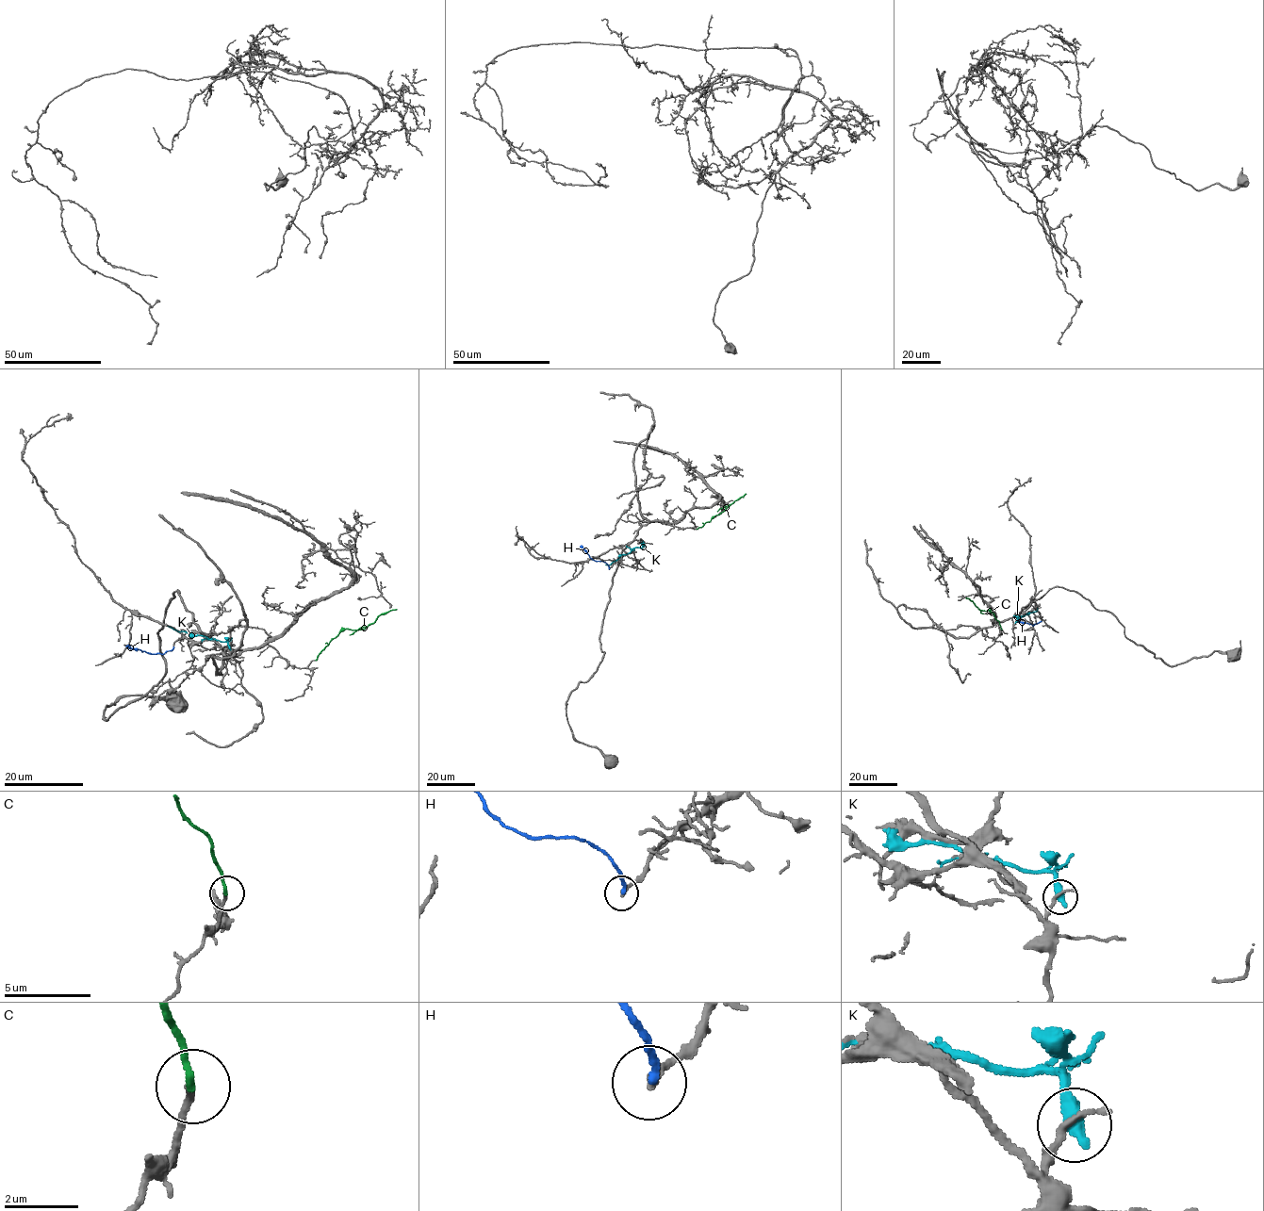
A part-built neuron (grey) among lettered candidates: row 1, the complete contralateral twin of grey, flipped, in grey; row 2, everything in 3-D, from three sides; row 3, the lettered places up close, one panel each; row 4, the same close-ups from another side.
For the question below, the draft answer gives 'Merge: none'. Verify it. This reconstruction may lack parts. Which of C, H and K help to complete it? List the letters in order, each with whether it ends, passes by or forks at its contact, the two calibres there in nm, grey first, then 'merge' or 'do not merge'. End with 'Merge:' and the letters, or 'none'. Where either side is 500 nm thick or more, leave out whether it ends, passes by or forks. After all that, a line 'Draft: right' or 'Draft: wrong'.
C: it ends; calibres 150 and 190 nm; merge
H: it ends; calibres 180 and 180 nm; do not merge
K: it ends; calibres 200 and 440 nm; do not merge
Merge: C
Draft: wrong

